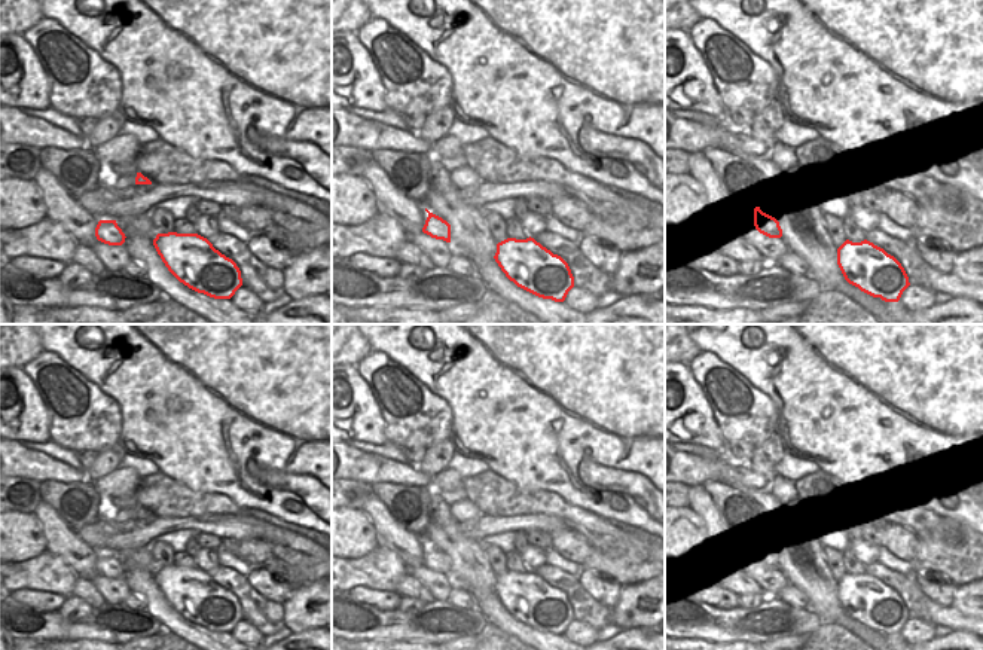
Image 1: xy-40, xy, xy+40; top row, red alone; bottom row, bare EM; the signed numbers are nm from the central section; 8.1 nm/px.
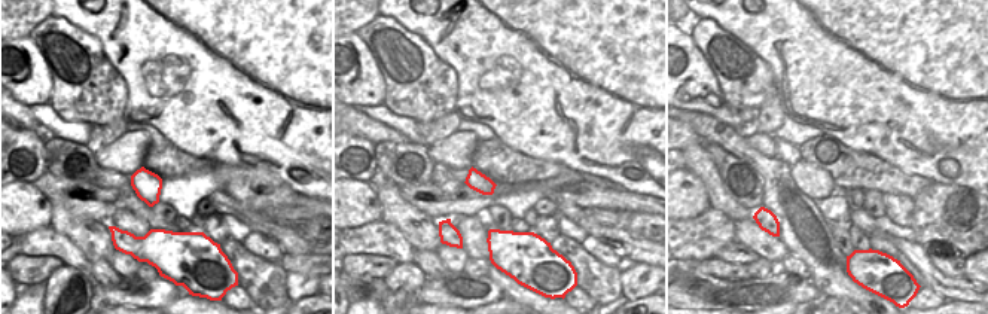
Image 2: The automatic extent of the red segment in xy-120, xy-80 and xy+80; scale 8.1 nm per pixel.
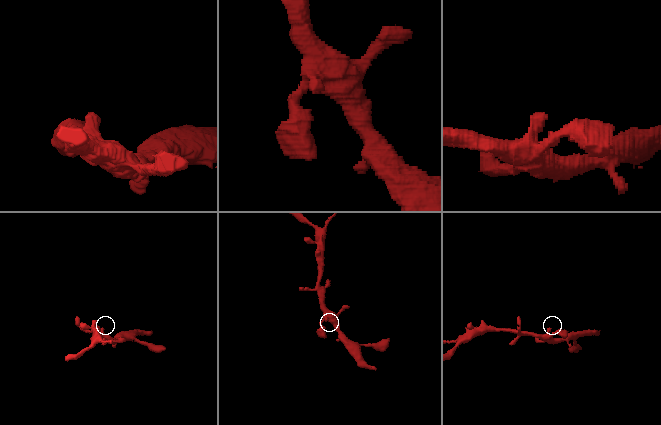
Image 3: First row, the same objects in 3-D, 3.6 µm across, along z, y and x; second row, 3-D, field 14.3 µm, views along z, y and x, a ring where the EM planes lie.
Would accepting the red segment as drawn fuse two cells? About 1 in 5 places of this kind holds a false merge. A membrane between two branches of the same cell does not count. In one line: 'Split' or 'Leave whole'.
Leave whole

